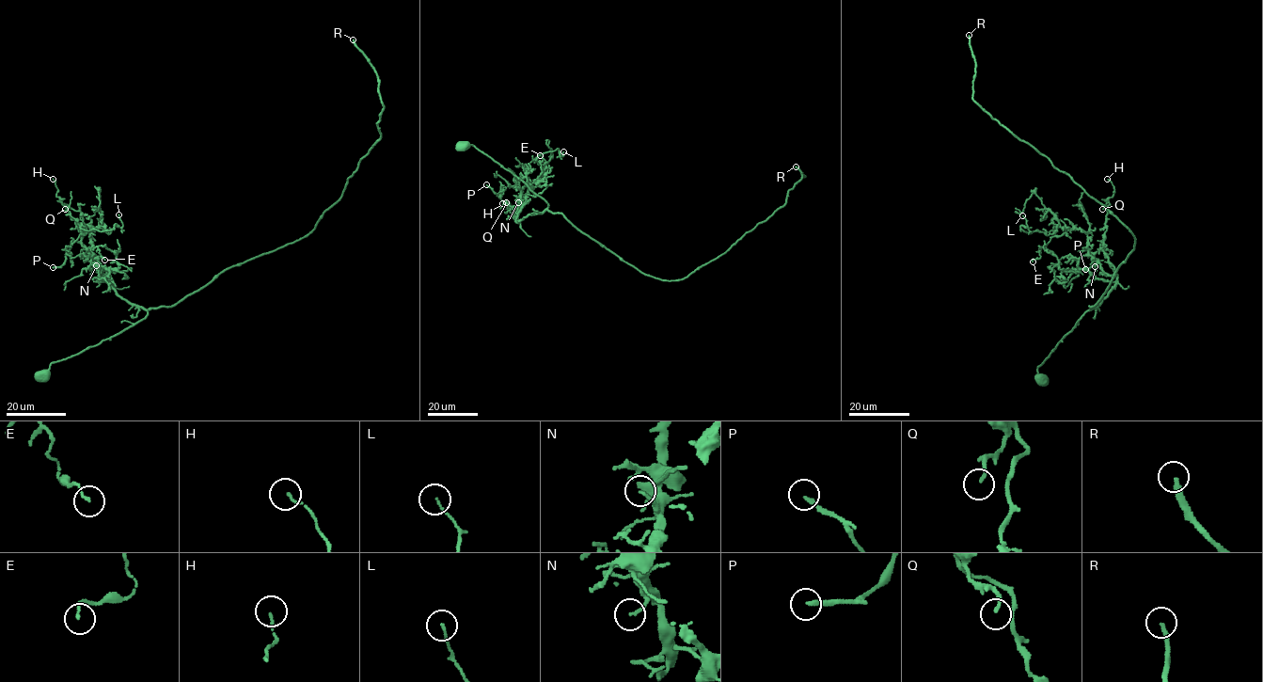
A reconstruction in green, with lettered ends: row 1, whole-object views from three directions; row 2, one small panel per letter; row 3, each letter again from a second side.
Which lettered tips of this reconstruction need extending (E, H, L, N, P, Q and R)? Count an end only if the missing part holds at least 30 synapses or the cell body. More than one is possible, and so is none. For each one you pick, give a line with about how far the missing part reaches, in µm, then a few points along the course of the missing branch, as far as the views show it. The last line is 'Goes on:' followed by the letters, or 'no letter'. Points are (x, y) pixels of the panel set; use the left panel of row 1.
R: 180 µm
Goes on: R

